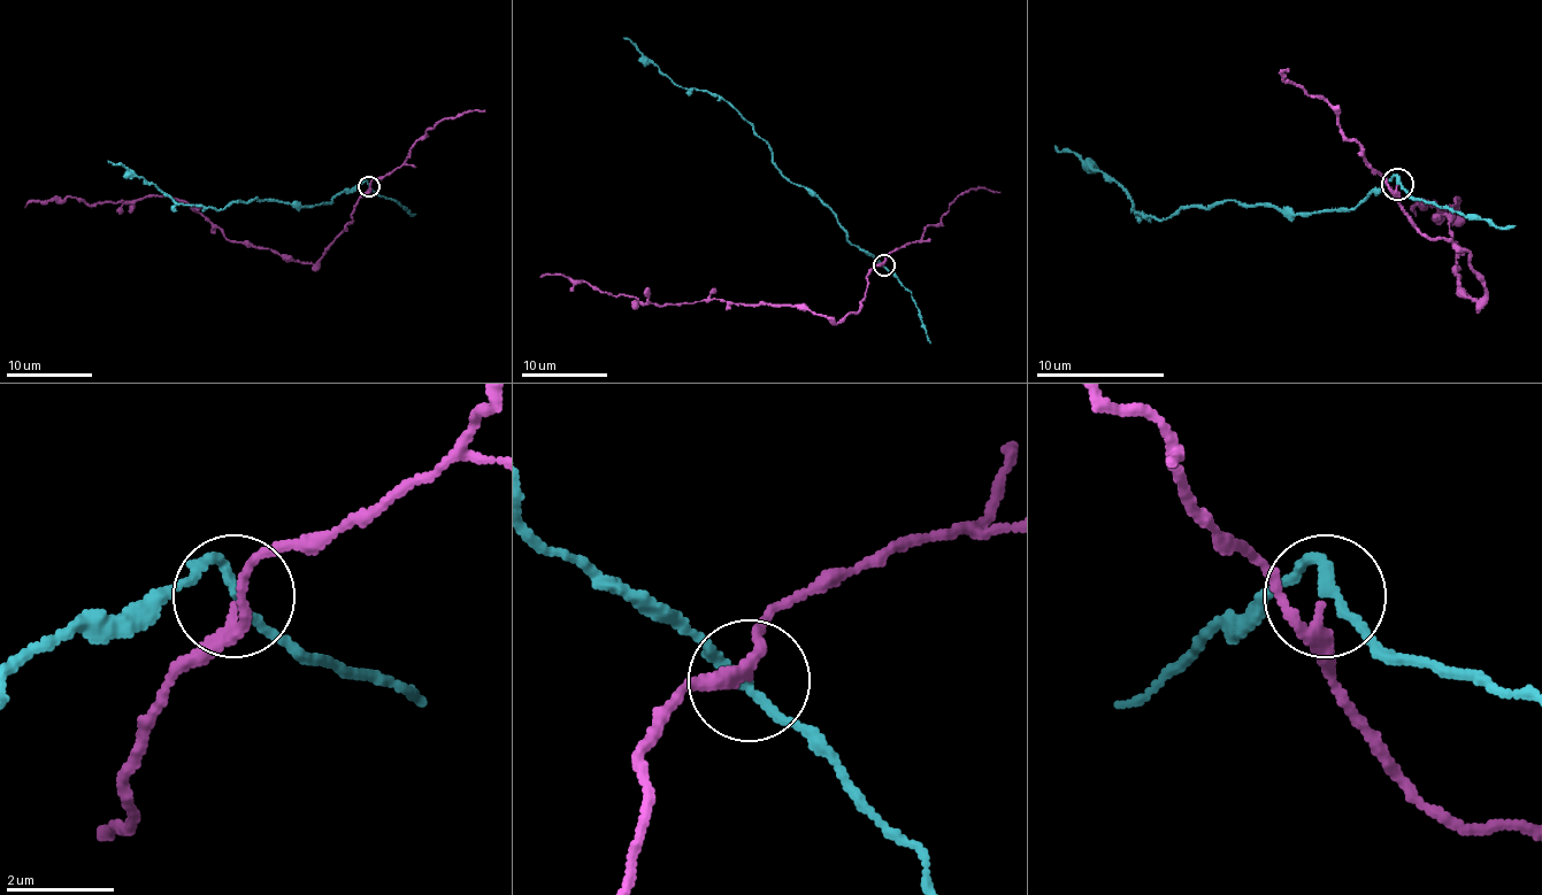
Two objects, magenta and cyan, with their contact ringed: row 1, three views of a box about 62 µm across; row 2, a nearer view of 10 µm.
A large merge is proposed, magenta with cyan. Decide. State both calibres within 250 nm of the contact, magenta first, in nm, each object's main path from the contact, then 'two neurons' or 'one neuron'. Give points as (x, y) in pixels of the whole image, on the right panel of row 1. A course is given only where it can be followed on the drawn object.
190/160 nm | magenta via (1397, 186), (1410, 222), (1467, 254), (1478, 302), (1458, 286), (1458, 199), (1442, 211), (1422, 199), (1416, 215) | cyan via (1397, 183), (1394, 177), (1352, 209), (1294, 215), (1224, 199), (1152, 218), (1133, 211), (1130, 195), (1056, 145) | two neurons

